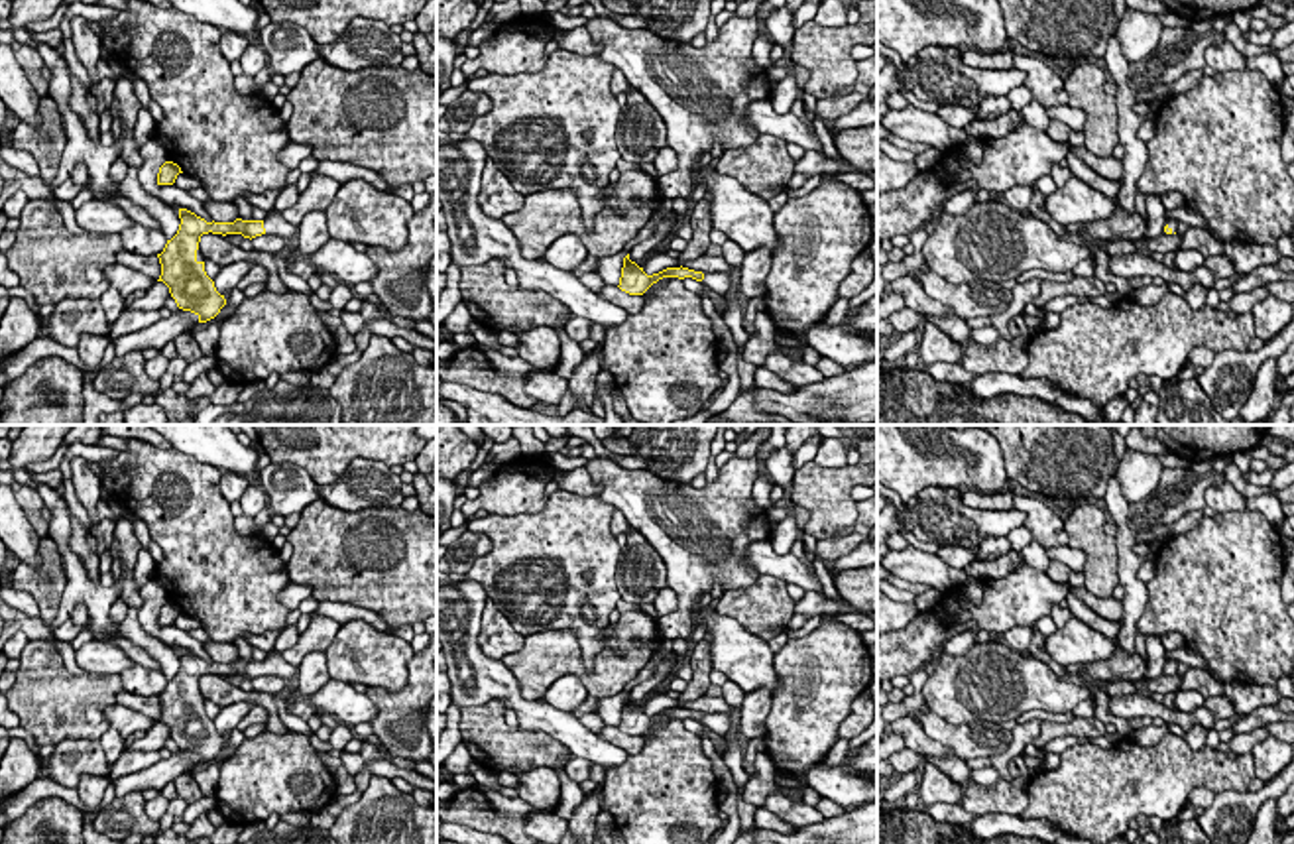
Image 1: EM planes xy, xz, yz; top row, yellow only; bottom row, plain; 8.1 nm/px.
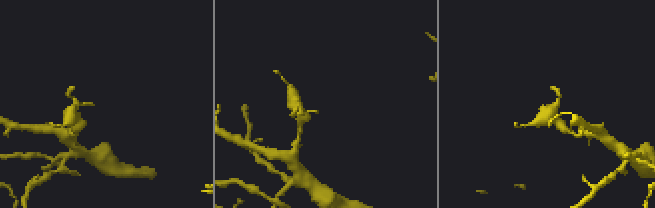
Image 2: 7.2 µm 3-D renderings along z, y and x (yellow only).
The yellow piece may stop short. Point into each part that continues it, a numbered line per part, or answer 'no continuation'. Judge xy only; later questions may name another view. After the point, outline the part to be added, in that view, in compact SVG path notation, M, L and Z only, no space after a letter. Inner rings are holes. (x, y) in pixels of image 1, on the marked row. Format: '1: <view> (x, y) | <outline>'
1: xy (272, 223) | M267 212L264 218L265 234L275 234L285 238L287 242L295 242L299 228L289 224L279 212Z

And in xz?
1: xz (716, 282) | M704 273L702 285L710 287L714 293L724 295L730 289L730 273Z

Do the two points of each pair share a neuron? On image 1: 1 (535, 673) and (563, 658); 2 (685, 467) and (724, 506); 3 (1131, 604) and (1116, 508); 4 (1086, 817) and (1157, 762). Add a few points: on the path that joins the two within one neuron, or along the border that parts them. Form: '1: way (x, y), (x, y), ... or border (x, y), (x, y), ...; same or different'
1: way (541, 667), (551, 658), (557, 658); same
2: border (647, 469), (663, 479), (691, 484); different
3: way (1129, 581), (1125, 532); same
4: way (1104, 799), (1119, 783), (1139, 780); same

